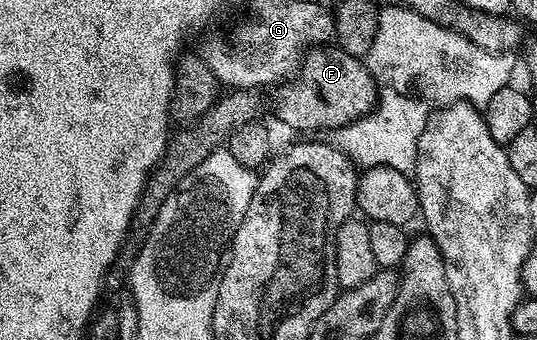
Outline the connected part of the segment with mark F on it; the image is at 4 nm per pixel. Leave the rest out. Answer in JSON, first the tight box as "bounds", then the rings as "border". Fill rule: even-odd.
{"bounds":[273,44,377,132],"border":[[[326,44],[316,47],[305,55],[300,70],[284,84],[278,85],[277,99],[273,106],[277,109],[277,118],[285,126],[293,130],[330,130],[336,132],[342,126],[351,124],[355,120],[364,118],[375,109],[377,99],[377,82],[373,79],[372,72],[365,67],[362,59],[351,56],[336,44]]]}

